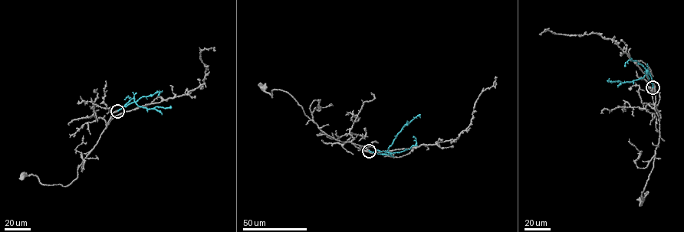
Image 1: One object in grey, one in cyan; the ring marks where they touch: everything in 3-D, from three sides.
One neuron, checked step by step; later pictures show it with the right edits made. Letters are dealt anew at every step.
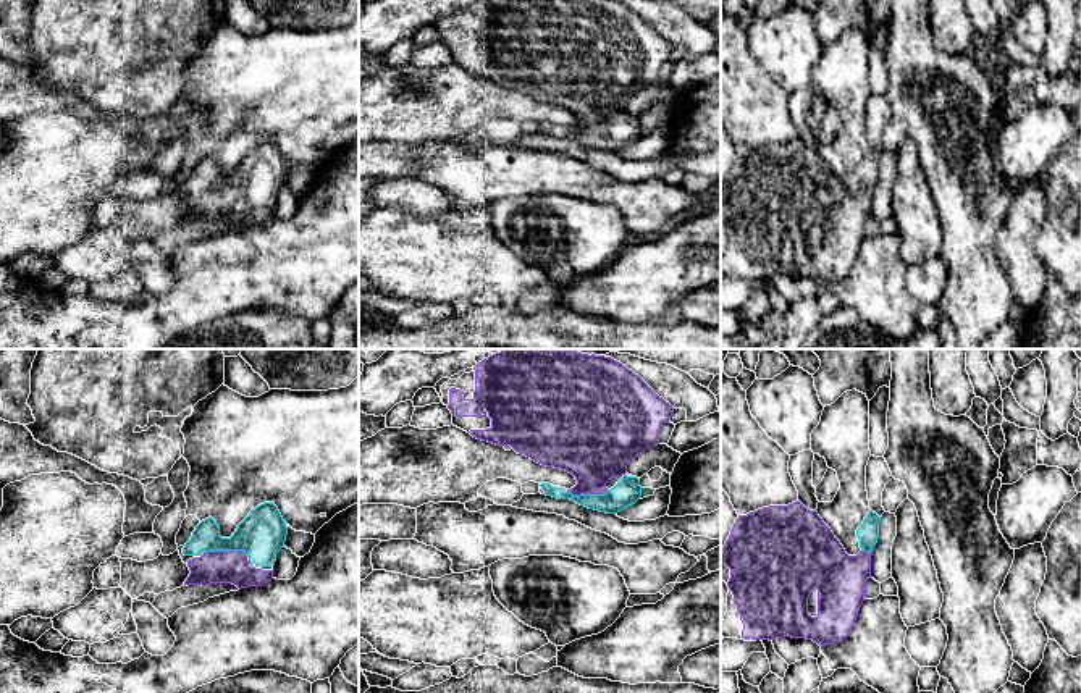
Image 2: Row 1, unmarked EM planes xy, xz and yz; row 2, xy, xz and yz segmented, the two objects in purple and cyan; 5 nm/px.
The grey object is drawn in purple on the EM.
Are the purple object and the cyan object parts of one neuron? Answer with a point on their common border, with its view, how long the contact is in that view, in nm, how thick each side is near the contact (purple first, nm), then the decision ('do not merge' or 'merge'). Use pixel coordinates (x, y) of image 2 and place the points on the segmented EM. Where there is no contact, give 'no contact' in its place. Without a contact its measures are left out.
contact xy (227, 551); length 220 nm; calibres 160 and 240 nm; merge

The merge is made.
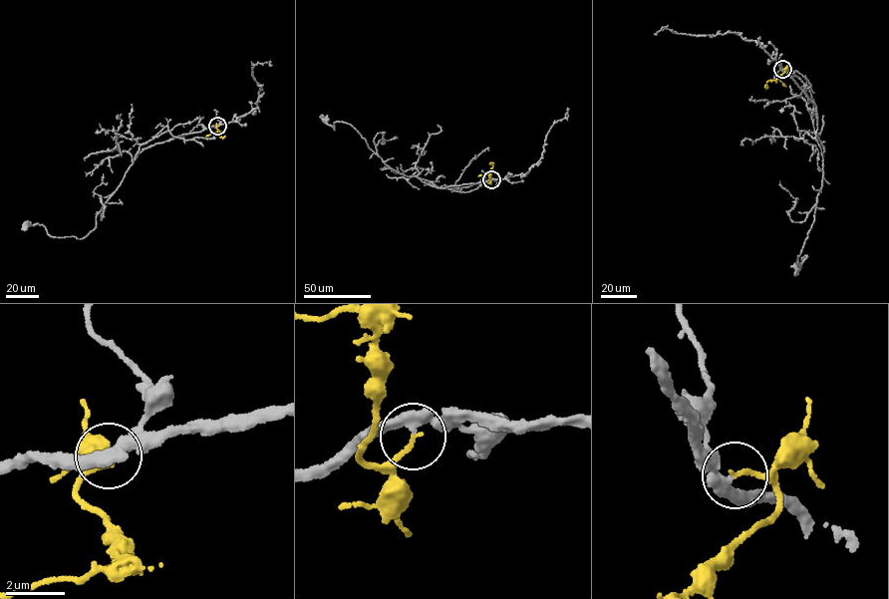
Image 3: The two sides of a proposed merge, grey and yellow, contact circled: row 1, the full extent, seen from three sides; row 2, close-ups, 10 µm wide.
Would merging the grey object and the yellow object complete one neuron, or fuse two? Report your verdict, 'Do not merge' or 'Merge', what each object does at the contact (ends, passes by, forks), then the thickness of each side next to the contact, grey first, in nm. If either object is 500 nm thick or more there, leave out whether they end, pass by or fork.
Merge. At the ring grey passes by. At the ring yellow ends. Thickness 400 nm (grey) against 160 nm

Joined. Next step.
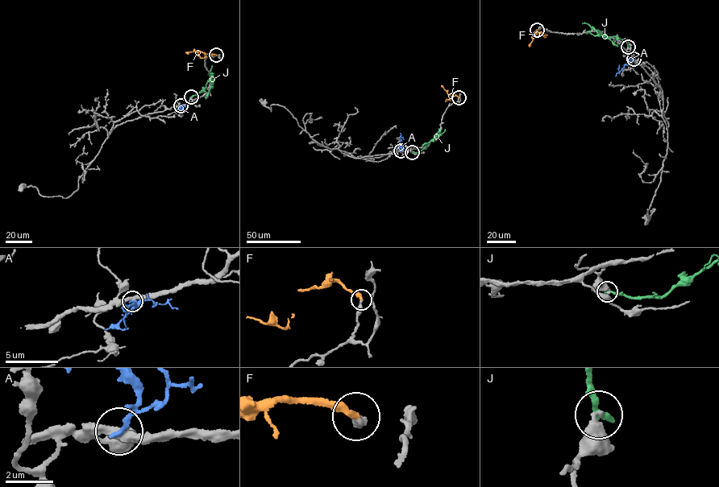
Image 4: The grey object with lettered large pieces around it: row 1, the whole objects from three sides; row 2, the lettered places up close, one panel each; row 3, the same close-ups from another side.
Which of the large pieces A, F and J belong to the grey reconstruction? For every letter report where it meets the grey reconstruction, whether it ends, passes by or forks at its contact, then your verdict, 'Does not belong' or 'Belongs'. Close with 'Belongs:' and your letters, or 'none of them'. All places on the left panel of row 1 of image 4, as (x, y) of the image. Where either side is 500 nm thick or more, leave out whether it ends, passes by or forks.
A: Touches grey at (180, 105). It ends there. Does not belong
F: Touches grey at (216, 55). It ends there. Does not belong
J: Touches grey at (191, 96). It ends there. Does not belong
Belongs: none of them

